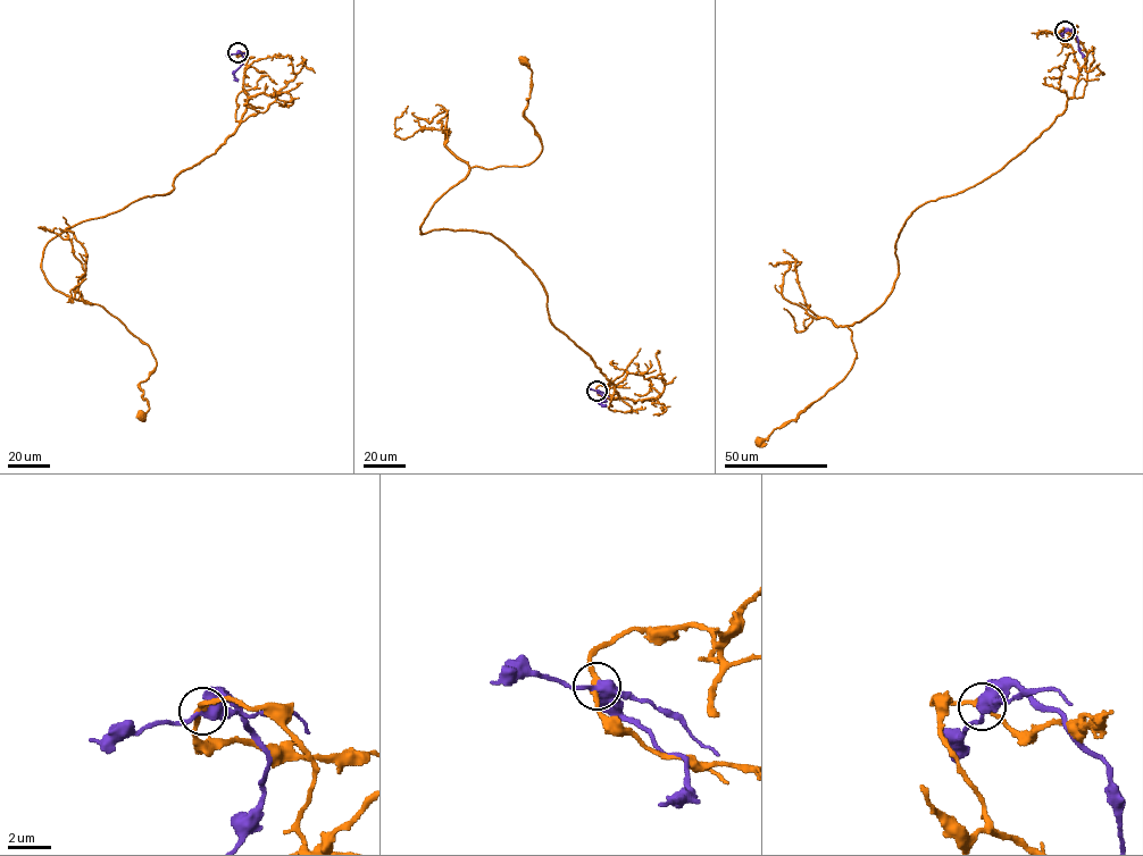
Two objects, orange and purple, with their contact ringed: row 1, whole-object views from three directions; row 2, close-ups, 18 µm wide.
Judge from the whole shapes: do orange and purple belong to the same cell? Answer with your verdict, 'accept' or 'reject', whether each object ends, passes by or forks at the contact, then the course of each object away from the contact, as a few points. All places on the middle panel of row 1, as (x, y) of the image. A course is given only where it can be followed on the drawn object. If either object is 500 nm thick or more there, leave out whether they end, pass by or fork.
reject | orange passes by | purple passes by | orange via (597, 391), (619, 396), (505, 243), (419, 228), (470, 167), (541, 153), (523, 59) | purple via (597, 391), (605, 397), (600, 403), (606, 404)

